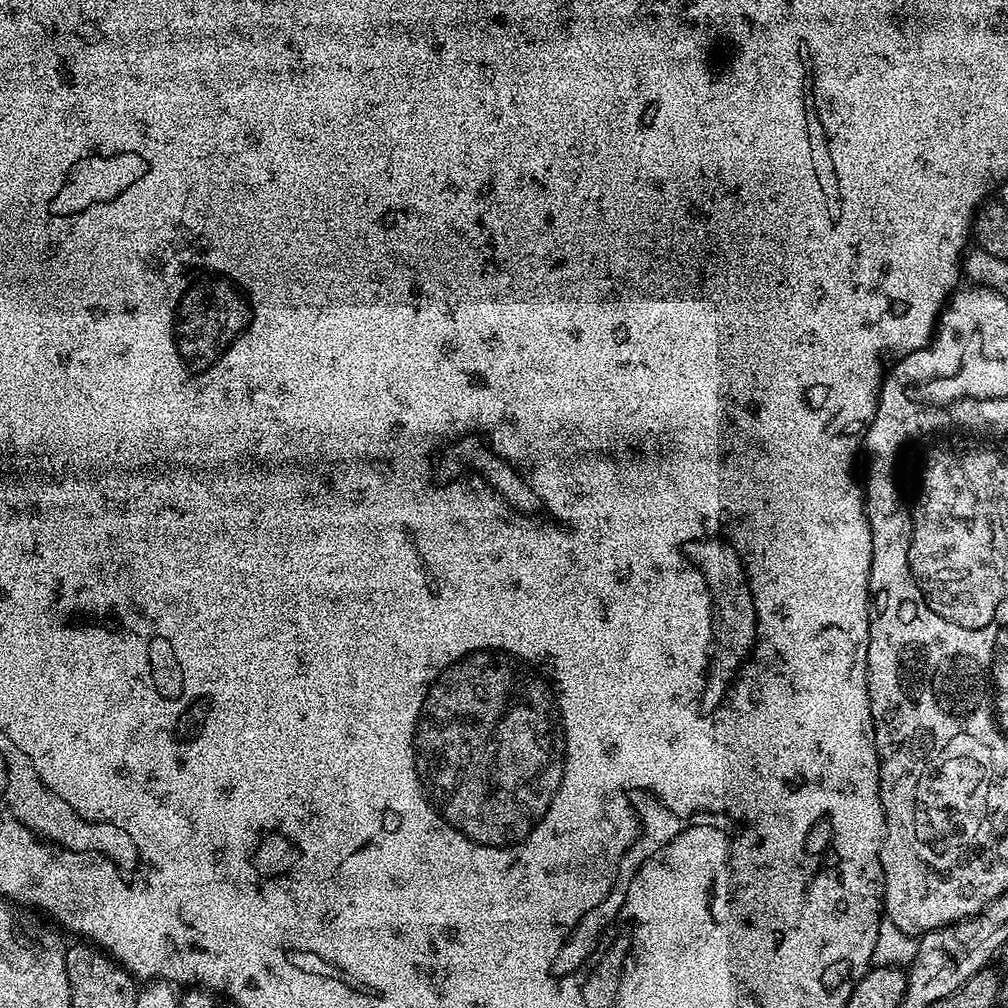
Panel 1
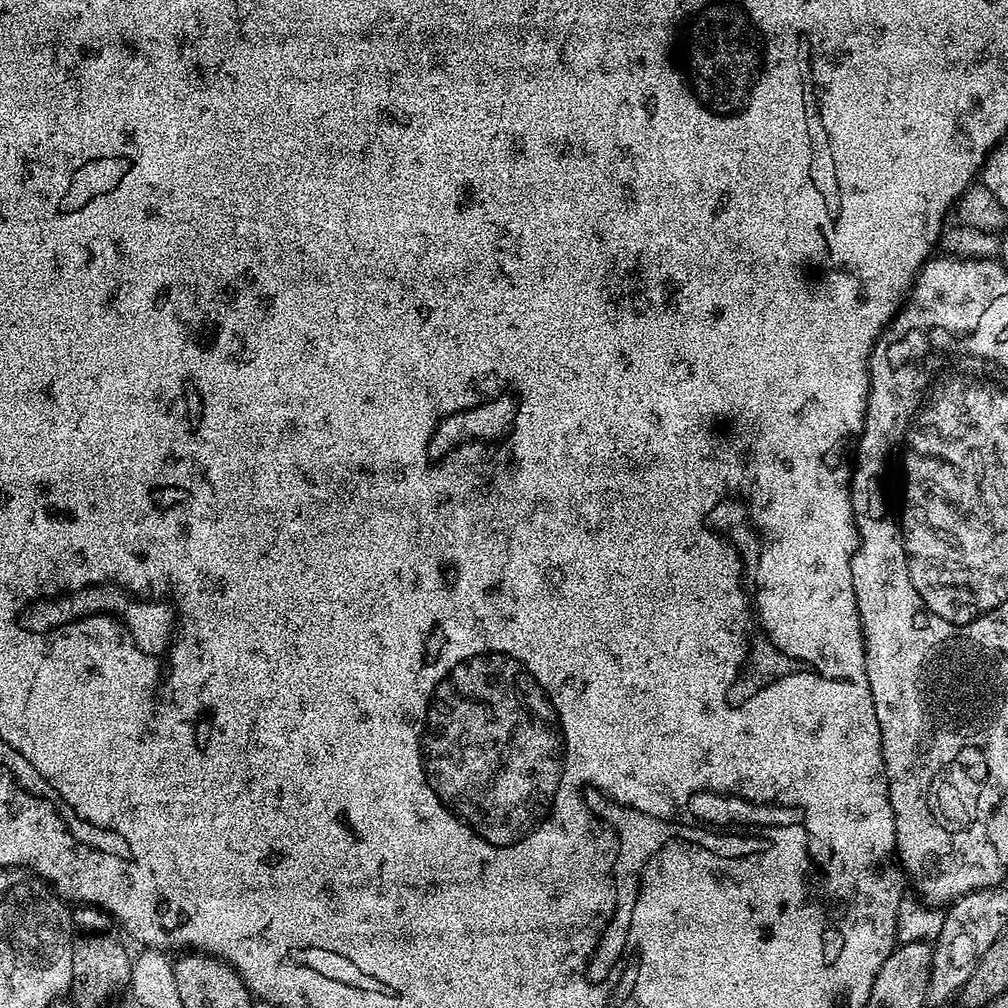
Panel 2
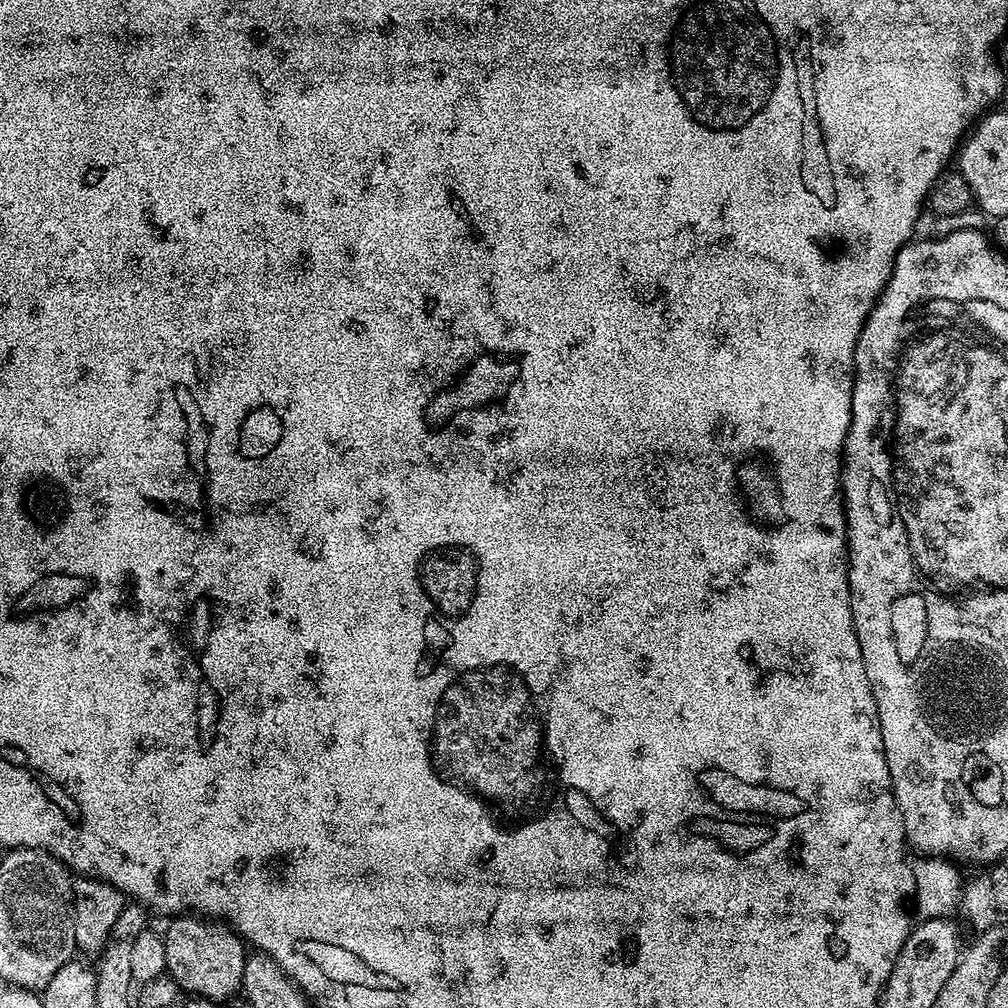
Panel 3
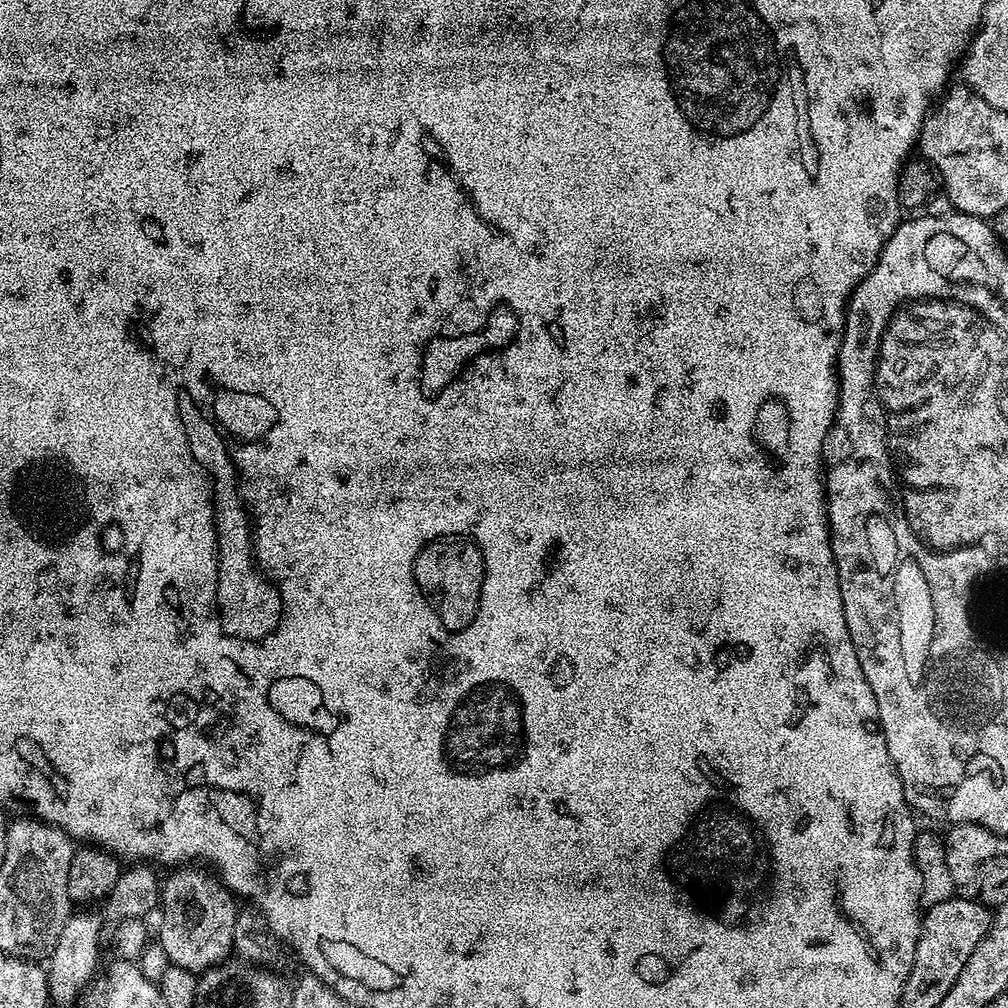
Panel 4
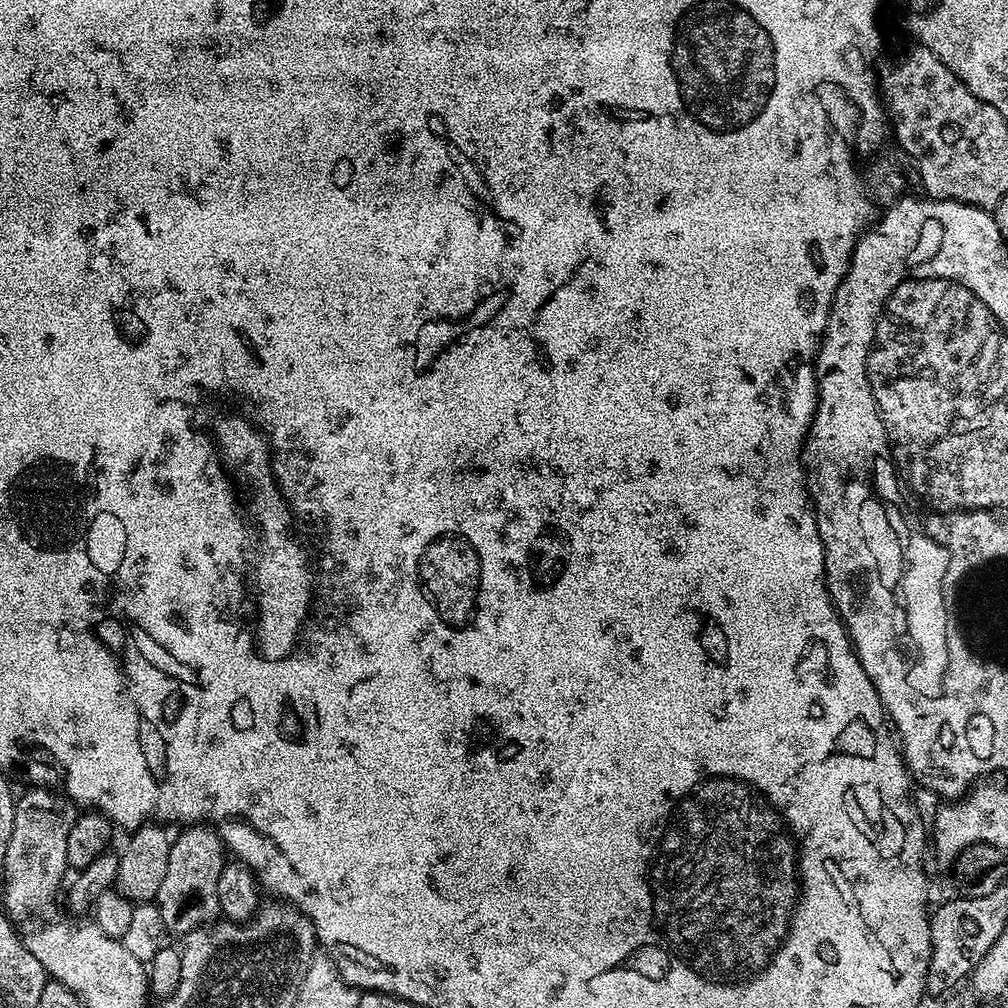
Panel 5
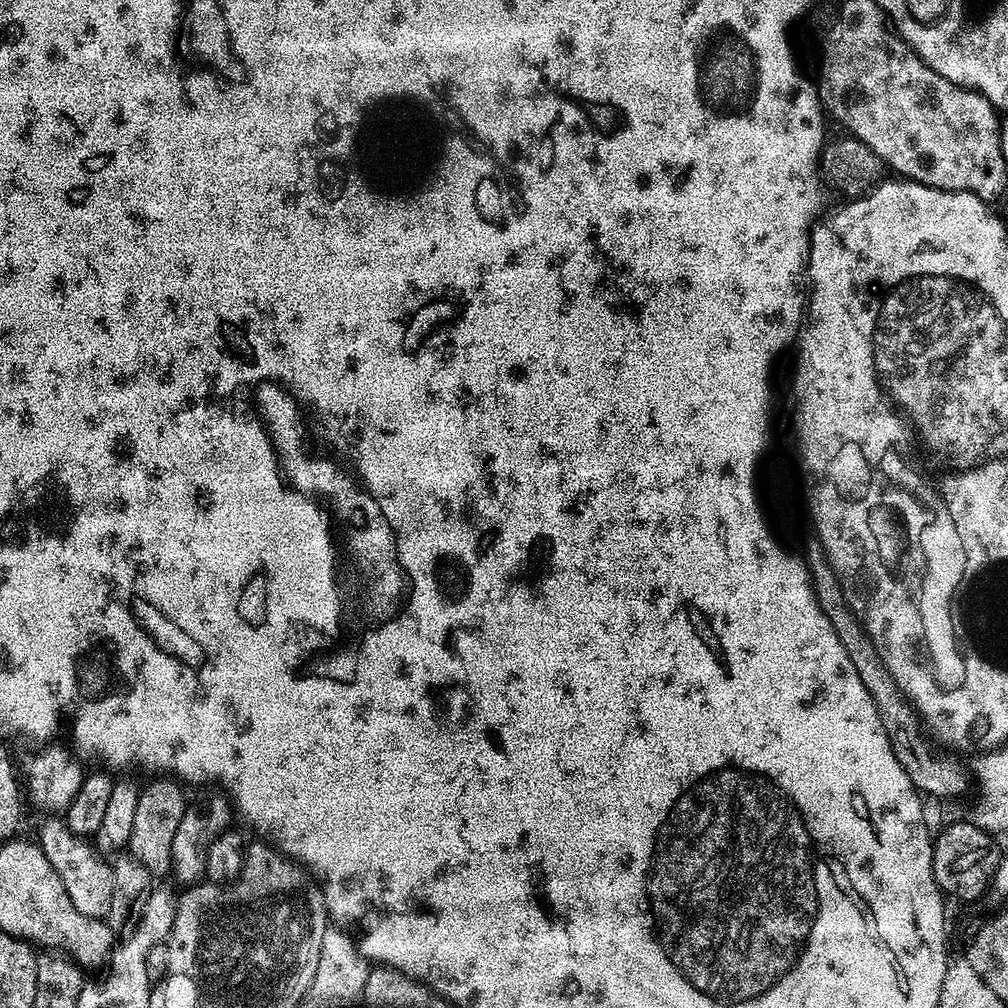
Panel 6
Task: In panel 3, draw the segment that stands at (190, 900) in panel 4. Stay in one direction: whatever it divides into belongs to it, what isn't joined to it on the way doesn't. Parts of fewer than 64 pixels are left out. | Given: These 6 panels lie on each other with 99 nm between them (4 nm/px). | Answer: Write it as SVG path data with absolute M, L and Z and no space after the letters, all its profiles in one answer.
M181 914L167 921L168 929L163 929L162 939L166 950L166 972L174 978L177 989L188 991L192 996L201 996L213 1002L228 1000L239 993L244 986L244 962L246 945L227 923L212 918L201 918L196 914Z

